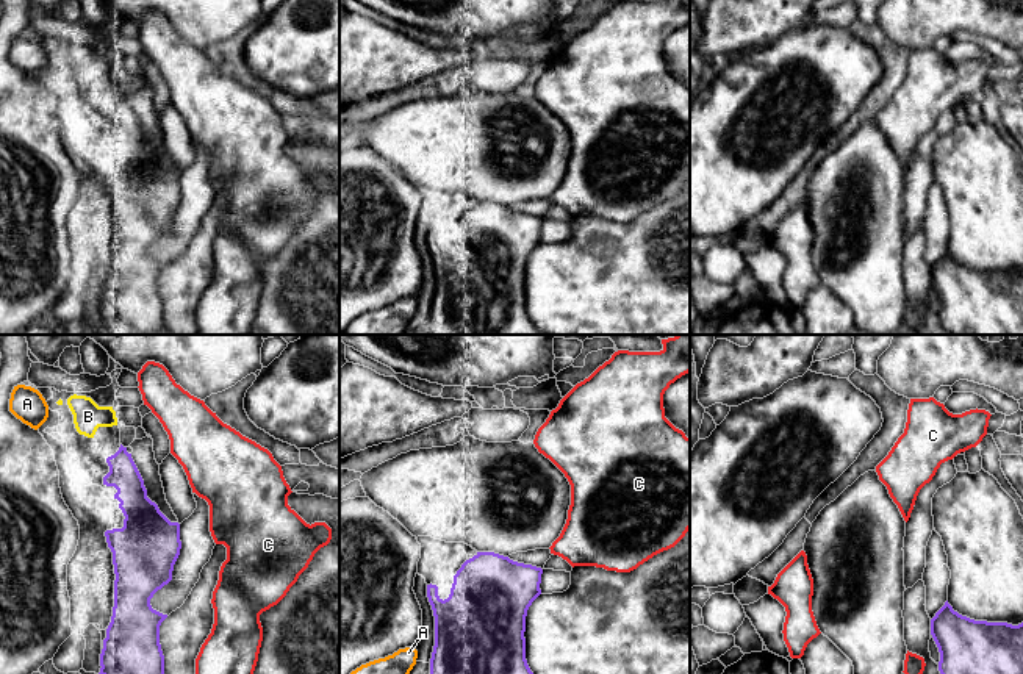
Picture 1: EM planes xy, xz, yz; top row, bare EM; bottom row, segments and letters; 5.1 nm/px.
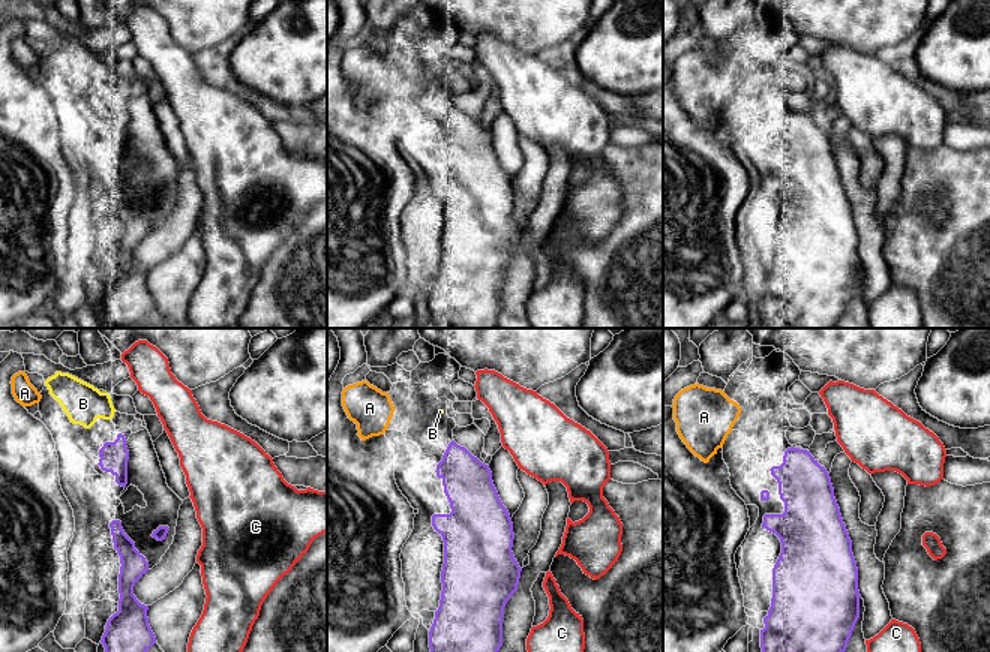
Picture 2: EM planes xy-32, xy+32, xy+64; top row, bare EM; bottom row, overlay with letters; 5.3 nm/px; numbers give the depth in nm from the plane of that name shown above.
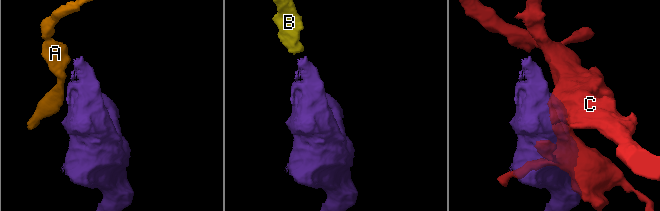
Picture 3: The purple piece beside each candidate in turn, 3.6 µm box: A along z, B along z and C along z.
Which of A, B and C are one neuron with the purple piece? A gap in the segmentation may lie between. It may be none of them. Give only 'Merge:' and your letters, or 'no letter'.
Merge: B

